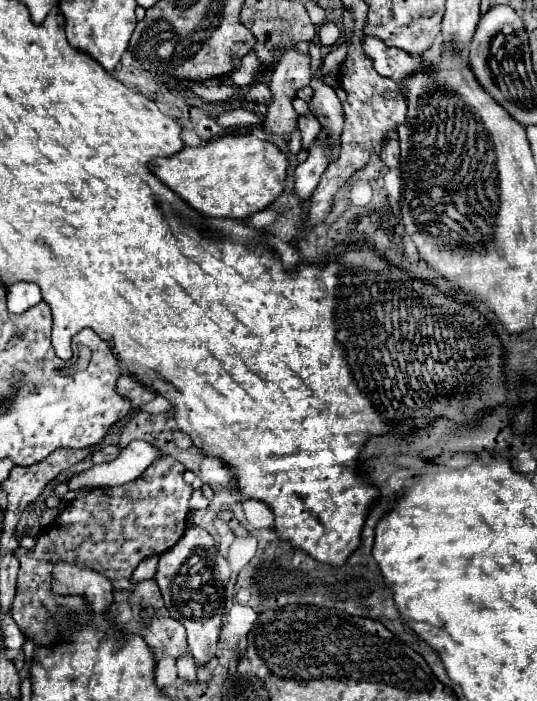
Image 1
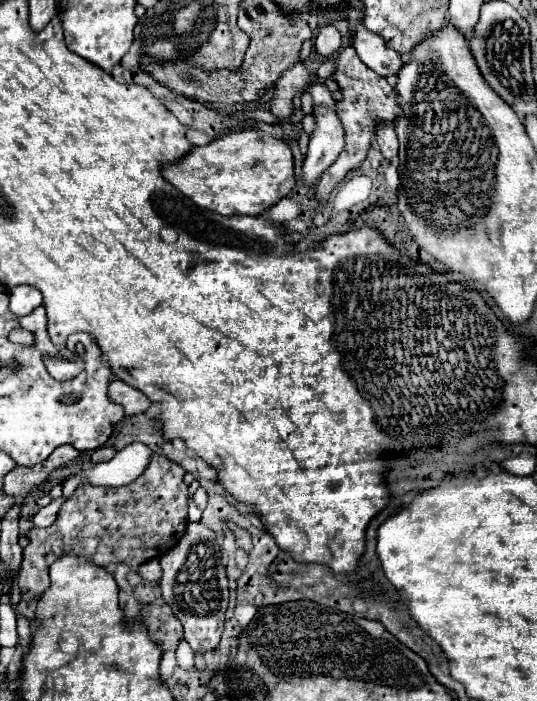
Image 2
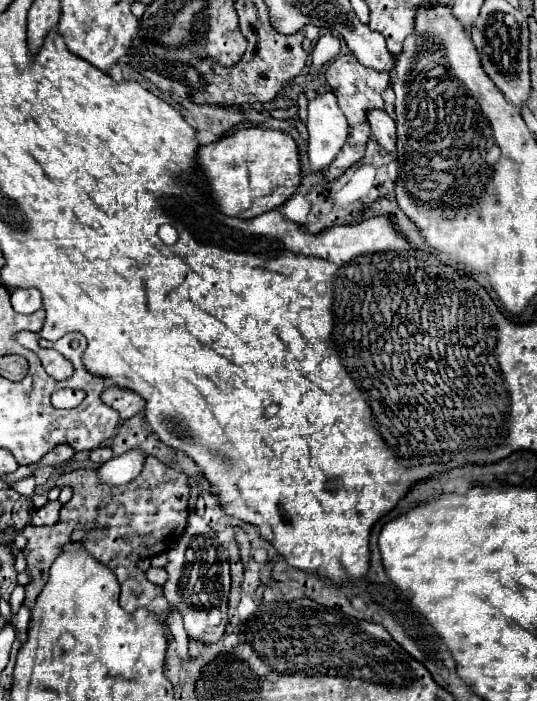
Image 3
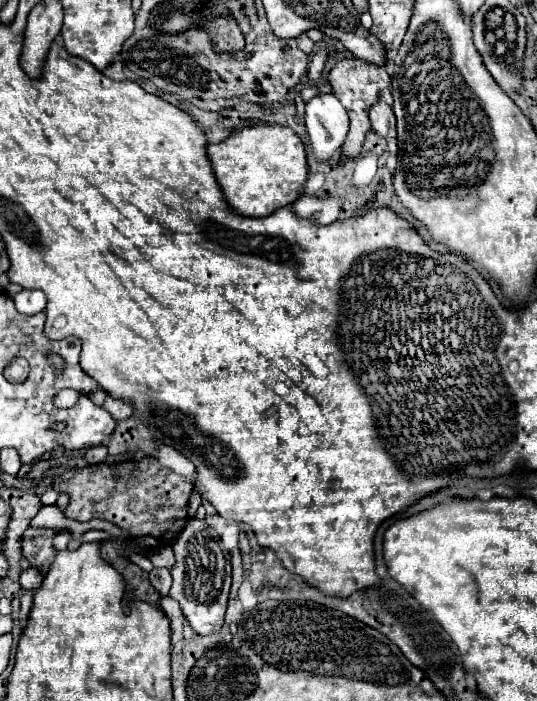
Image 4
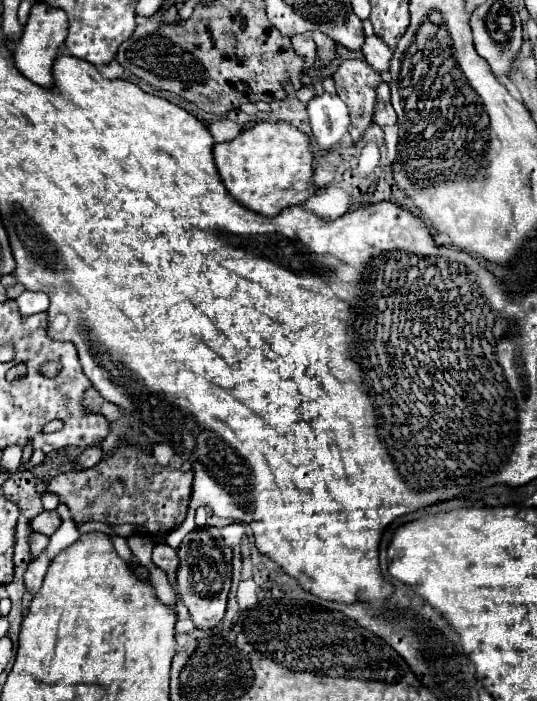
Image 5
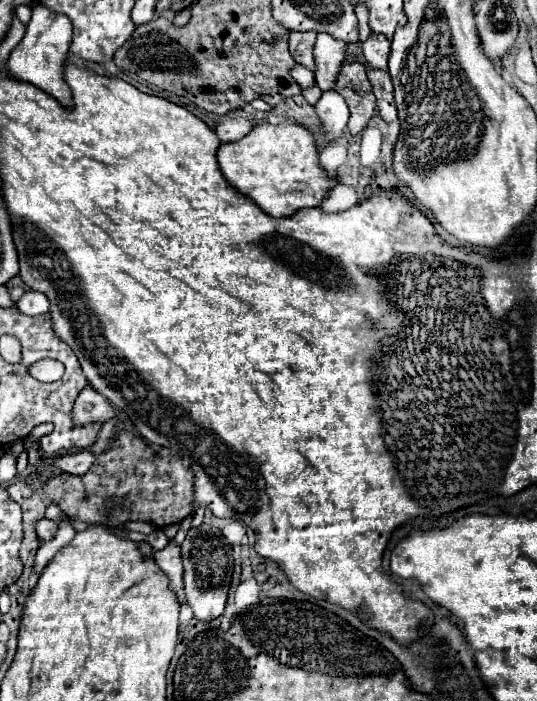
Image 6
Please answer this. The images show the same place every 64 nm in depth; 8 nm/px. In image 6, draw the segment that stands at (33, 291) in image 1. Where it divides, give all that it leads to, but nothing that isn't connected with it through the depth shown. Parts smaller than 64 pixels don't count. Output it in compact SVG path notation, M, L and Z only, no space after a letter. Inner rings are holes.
M28 290L28 292L24 292L24 296L16 302L16 306L18 306L18 310L20 310L22 314L28 314L28 316L38 316L38 314L48 312L50 302L48 302L48 298L46 298L44 294Z

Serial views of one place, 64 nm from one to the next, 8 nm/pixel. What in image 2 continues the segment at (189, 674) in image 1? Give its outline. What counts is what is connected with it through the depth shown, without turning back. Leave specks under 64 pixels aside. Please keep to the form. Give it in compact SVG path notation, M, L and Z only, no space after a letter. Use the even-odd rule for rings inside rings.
M180 640L178 648L176 648L176 660L178 660L180 668L194 668L194 652L186 640Z

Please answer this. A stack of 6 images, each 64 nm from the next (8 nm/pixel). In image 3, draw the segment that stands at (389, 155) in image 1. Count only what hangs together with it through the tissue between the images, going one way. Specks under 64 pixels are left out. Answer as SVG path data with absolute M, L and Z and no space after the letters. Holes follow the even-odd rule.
M372 110L368 112L368 120L372 126L372 136L376 136L376 142L382 150L394 152L396 150L396 124L386 114L386 110Z

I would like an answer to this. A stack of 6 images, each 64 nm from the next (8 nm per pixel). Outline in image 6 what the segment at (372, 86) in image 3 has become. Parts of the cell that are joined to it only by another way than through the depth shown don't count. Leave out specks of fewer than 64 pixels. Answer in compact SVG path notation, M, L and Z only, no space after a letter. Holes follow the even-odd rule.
M360 62L344 64L334 90L346 100L350 108L350 122L348 130L350 134L360 134L368 120L376 114L376 98L372 94L372 84L368 80L368 70Z

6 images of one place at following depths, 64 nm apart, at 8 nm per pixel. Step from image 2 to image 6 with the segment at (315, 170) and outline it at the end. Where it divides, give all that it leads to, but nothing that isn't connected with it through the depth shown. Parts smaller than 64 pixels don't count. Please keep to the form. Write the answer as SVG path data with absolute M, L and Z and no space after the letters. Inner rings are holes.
M334 90L324 92L322 98L314 104L314 110L320 120L320 128L322 128L326 142L332 142L346 132L350 114L348 114L348 106L346 106L344 98L338 92L334 92Z

